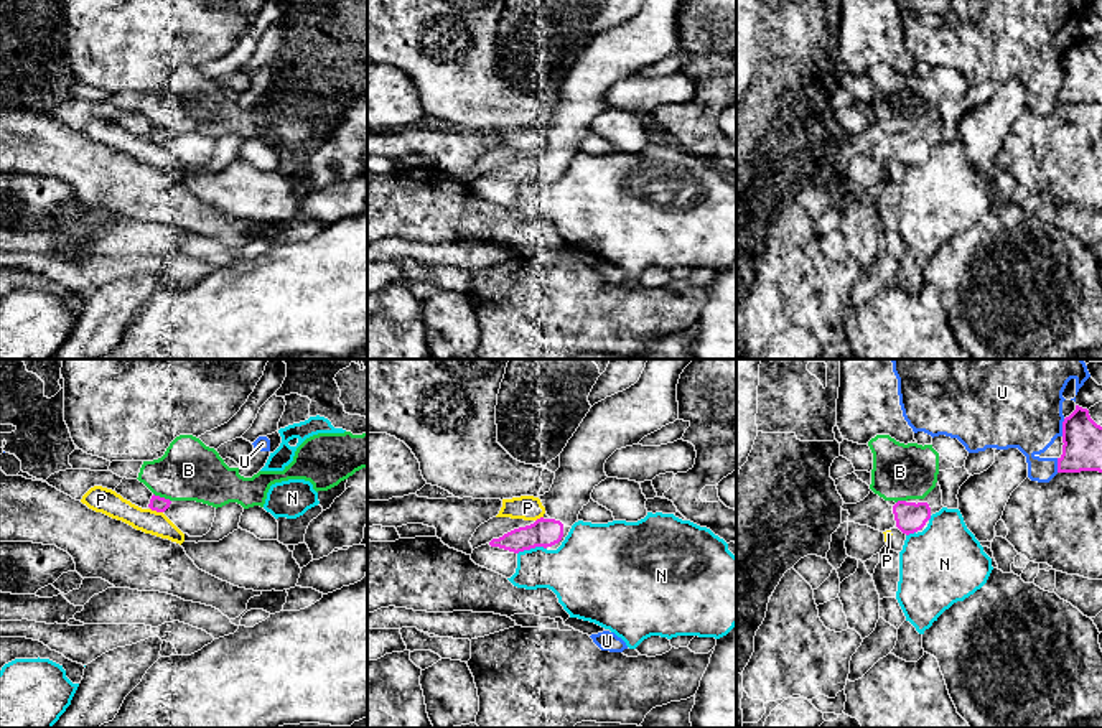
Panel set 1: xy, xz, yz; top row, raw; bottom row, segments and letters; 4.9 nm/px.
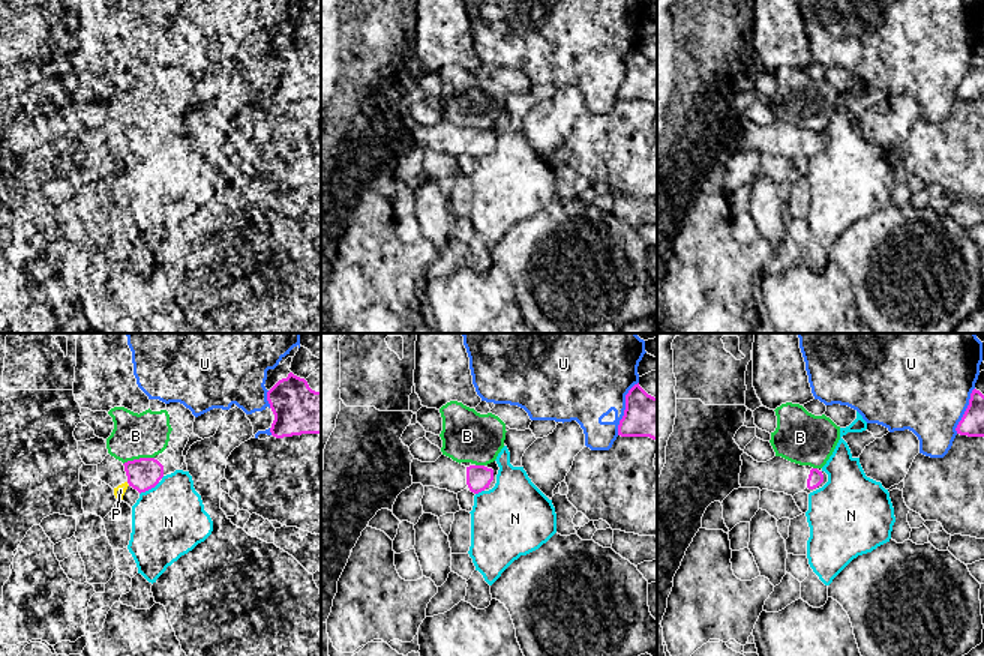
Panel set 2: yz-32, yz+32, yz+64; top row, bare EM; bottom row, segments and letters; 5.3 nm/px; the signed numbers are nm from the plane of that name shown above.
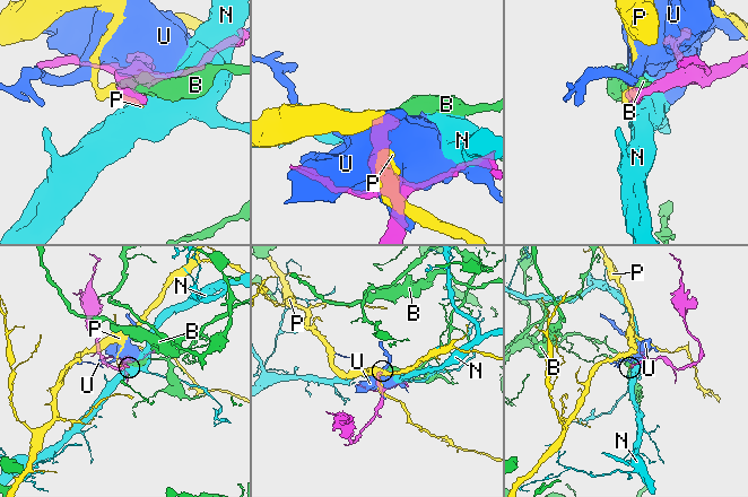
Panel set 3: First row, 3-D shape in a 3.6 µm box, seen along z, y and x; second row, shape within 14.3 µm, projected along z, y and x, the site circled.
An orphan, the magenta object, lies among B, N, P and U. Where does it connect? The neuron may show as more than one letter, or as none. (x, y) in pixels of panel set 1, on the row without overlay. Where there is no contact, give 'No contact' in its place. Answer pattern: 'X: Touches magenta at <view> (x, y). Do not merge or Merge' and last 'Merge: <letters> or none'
B: Touches magenta at xy (162, 129). Do not merge
N: Touches magenta at xz (531, 178). Do not merge
P: Touches magenta at xy (157, 142). Do not merge
U: Touches magenta at yz (1063, 58). Do not merge
Merge: none

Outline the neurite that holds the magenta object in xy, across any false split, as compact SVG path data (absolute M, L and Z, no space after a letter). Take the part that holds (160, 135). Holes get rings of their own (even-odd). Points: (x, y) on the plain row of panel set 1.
M152 127L148 138L163 143L183 165L189 168L206 166L214 153L216 138L196 132L170 132Z

